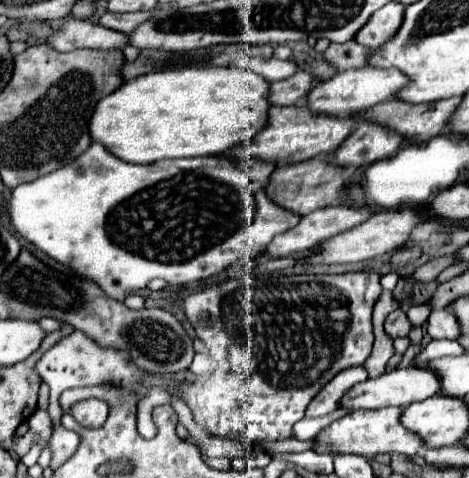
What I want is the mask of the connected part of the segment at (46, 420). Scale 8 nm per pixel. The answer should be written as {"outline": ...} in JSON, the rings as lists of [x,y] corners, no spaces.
{"outline":[[[36,410],[30,418],[28,418],[28,424],[34,432],[38,432],[42,438],[40,440],[50,440],[50,434],[52,434],[52,422],[50,422],[50,416],[46,410]]]}

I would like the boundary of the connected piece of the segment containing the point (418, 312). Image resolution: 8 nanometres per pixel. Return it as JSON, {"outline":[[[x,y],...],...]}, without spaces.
{"outline":[[[412,306],[410,310],[408,310],[408,318],[410,318],[410,324],[412,326],[422,326],[424,322],[426,322],[426,318],[428,318],[428,314],[430,314],[430,310],[426,308],[426,306]]]}

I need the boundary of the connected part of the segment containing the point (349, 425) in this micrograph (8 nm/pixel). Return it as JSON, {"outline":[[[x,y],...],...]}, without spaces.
{"outline":[[[382,408],[382,410],[358,410],[340,420],[334,420],[330,426],[318,432],[314,438],[314,452],[318,454],[356,454],[372,458],[376,454],[418,454],[424,446],[416,434],[406,430],[400,422],[400,408]]]}

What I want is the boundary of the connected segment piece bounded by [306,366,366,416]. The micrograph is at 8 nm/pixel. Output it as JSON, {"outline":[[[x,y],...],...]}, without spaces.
{"outline":[[[354,366],[348,370],[342,370],[342,374],[334,376],[324,388],[322,392],[310,402],[306,416],[324,416],[328,412],[334,412],[338,408],[338,402],[342,398],[342,394],[352,388],[354,384],[366,380],[366,370],[364,366]]]}

